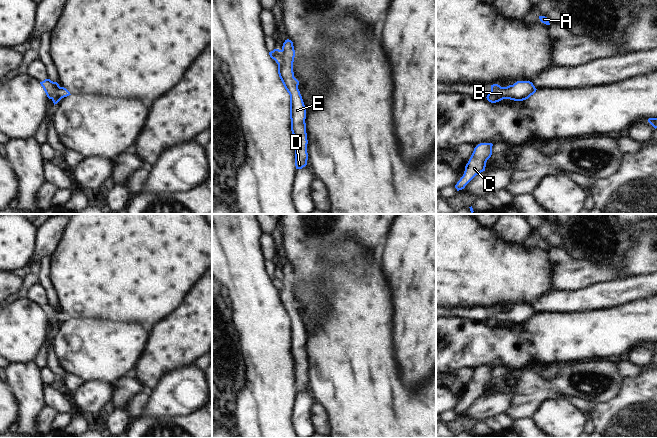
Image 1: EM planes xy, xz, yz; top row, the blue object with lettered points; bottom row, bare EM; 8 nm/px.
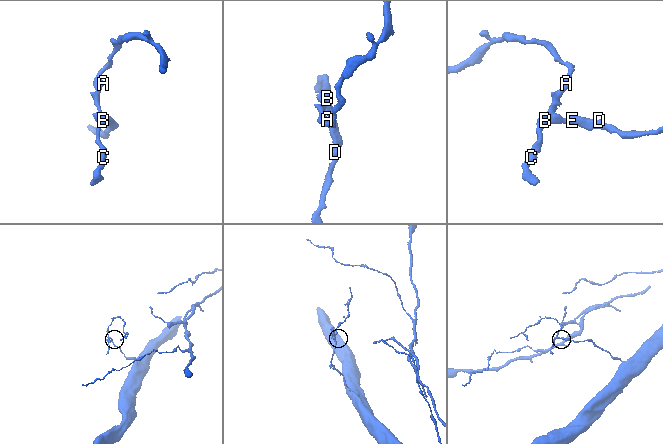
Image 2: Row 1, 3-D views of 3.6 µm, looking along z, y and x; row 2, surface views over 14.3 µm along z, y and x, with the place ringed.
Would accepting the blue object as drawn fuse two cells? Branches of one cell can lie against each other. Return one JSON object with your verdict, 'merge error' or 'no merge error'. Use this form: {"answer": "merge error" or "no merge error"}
{"answer": "merge error"}

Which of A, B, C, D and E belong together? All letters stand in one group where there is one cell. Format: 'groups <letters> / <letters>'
groups A / B C D E

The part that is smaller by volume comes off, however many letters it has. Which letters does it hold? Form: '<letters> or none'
A

